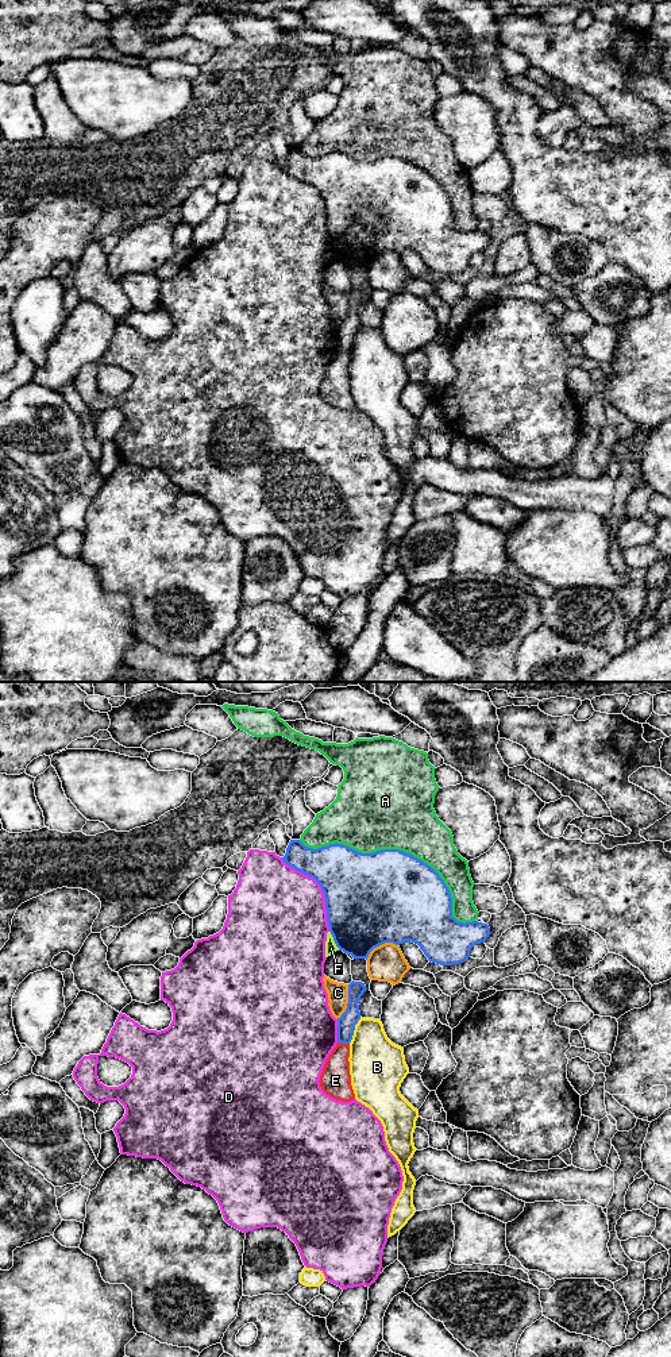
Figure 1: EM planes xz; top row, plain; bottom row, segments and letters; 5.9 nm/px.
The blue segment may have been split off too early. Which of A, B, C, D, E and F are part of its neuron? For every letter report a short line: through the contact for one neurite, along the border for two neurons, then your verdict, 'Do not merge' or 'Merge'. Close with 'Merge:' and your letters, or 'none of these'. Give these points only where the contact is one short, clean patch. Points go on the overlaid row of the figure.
A: Do not merge
B: Do not merge
C: Do not merge
D: Do not merge
E: Line: xz (338, 1041), (349, 1044). Do not merge
F: Do not merge
Merge: none of these

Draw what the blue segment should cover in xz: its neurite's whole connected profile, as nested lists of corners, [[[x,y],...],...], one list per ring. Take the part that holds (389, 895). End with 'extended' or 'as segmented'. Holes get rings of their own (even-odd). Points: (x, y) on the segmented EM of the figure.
[[[290,840],[281,859],[320,884],[333,941],[339,951],[354,959],[367,960],[370,952],[385,942],[412,941],[429,961],[454,965],[467,960],[471,948],[490,934],[487,924],[456,921],[444,880],[431,866],[404,851],[362,853],[338,843],[312,849],[300,840]]]; as segmented

